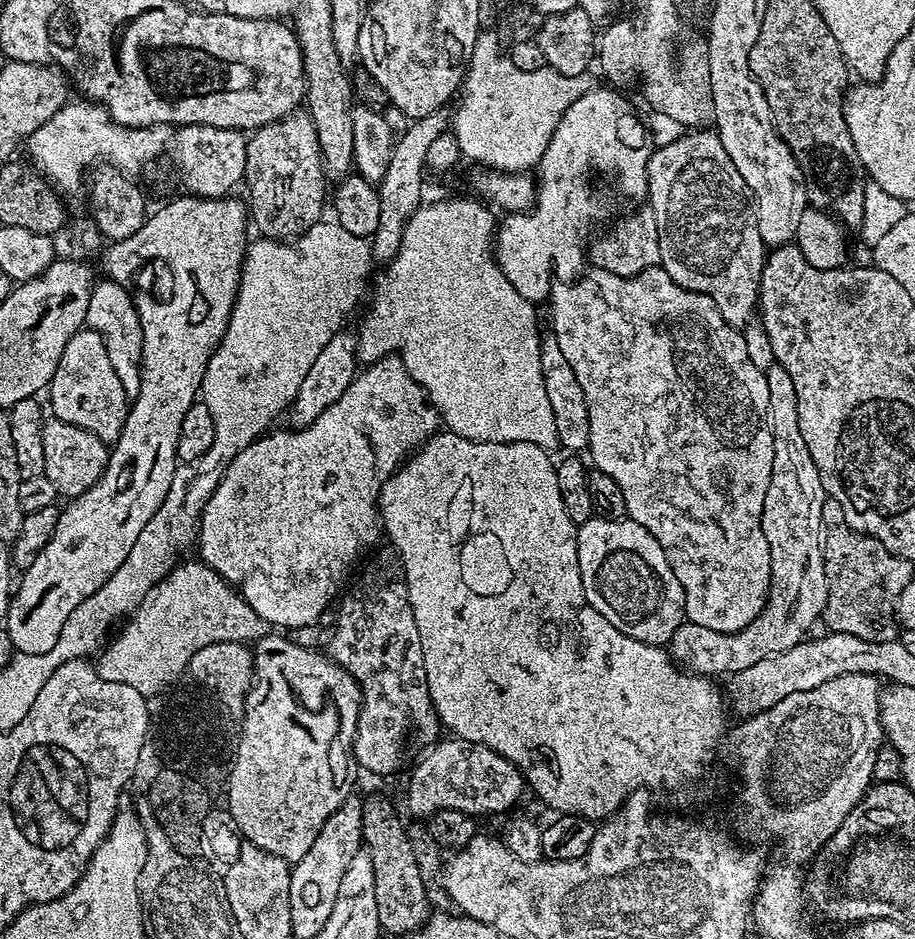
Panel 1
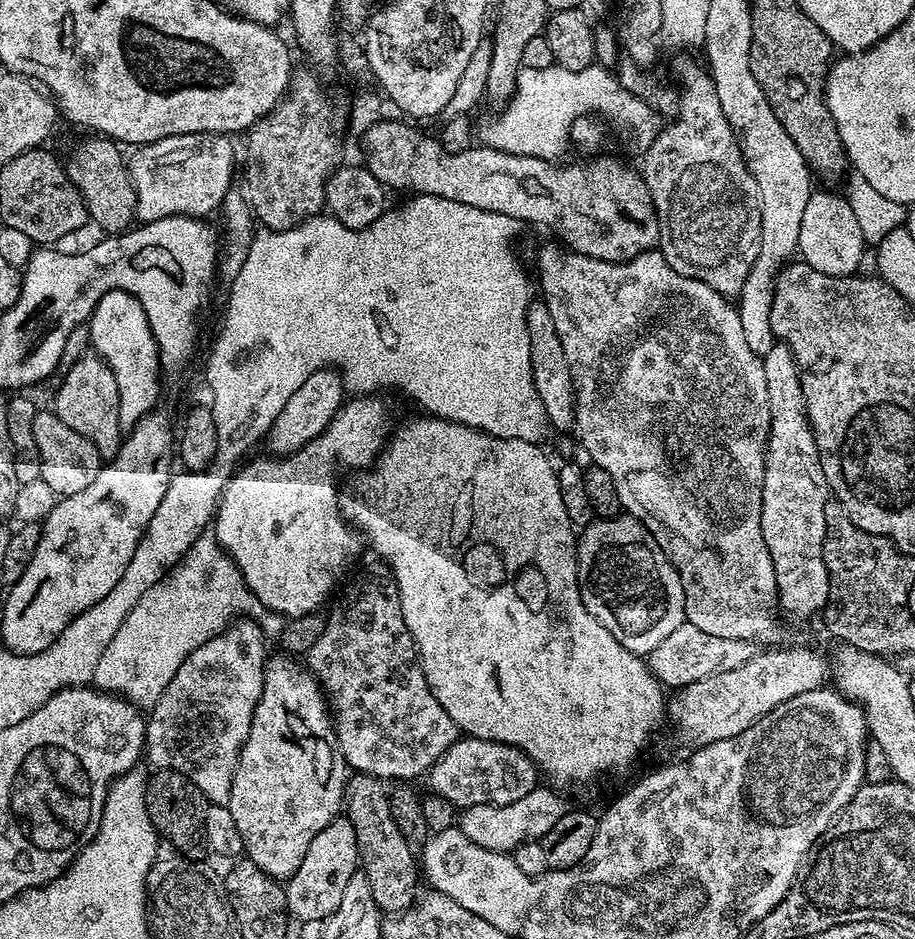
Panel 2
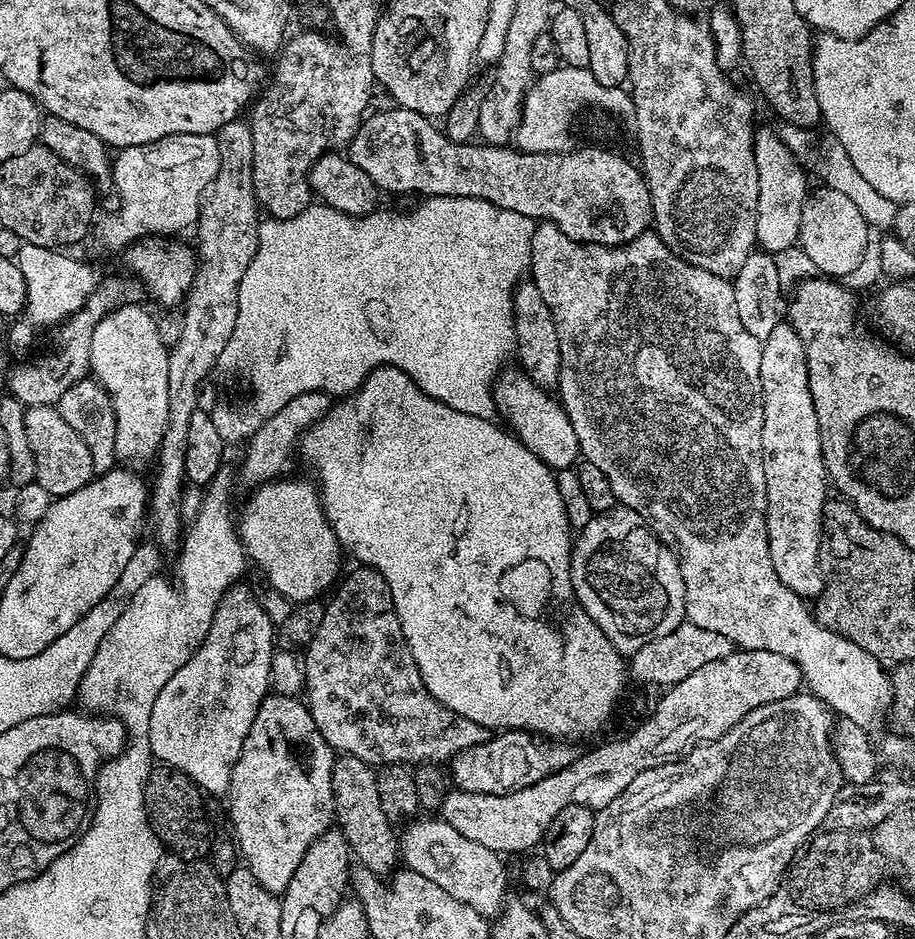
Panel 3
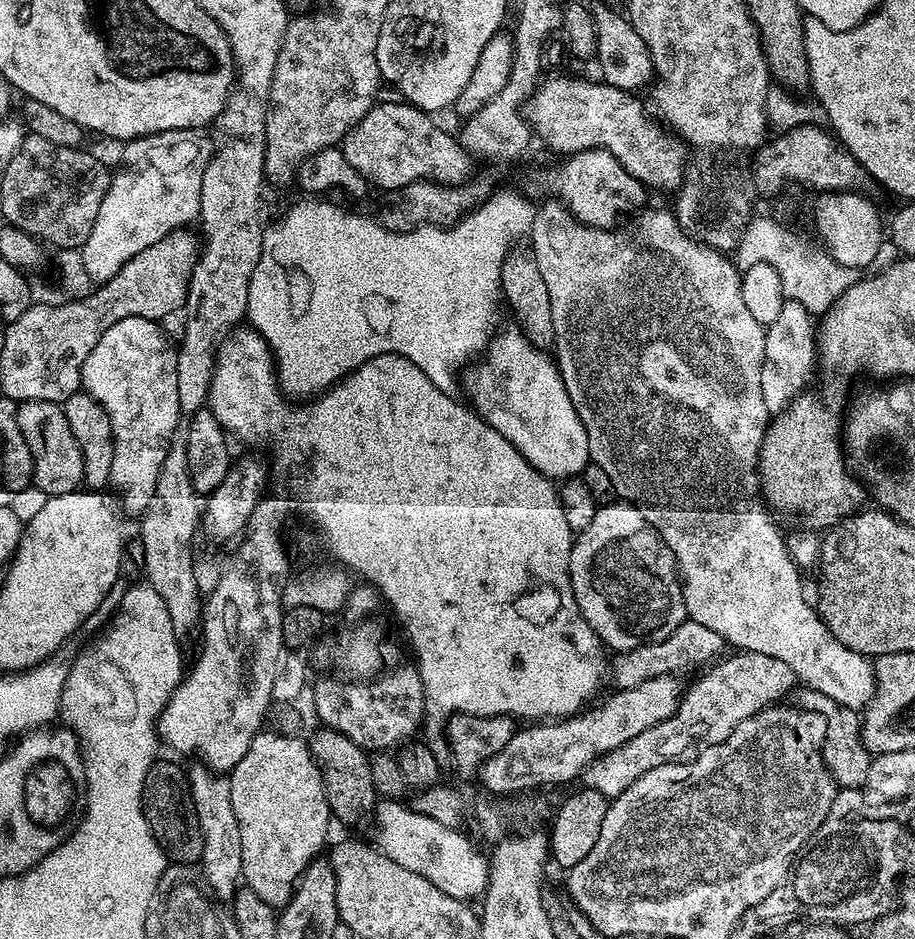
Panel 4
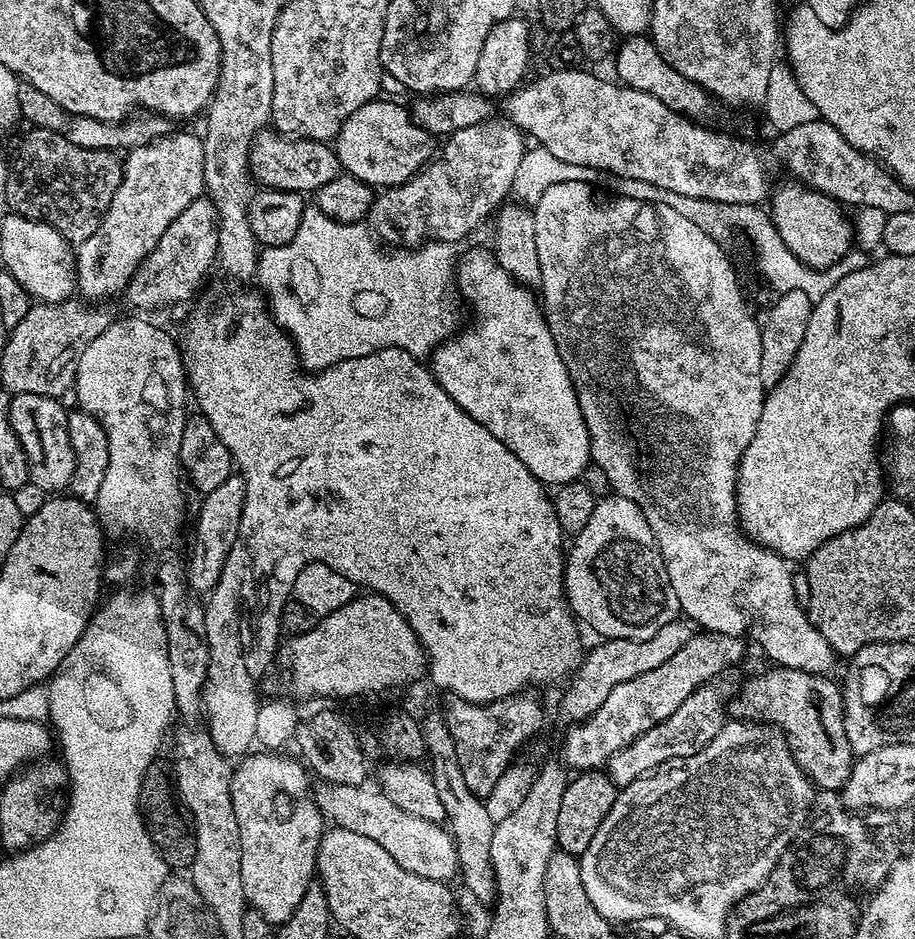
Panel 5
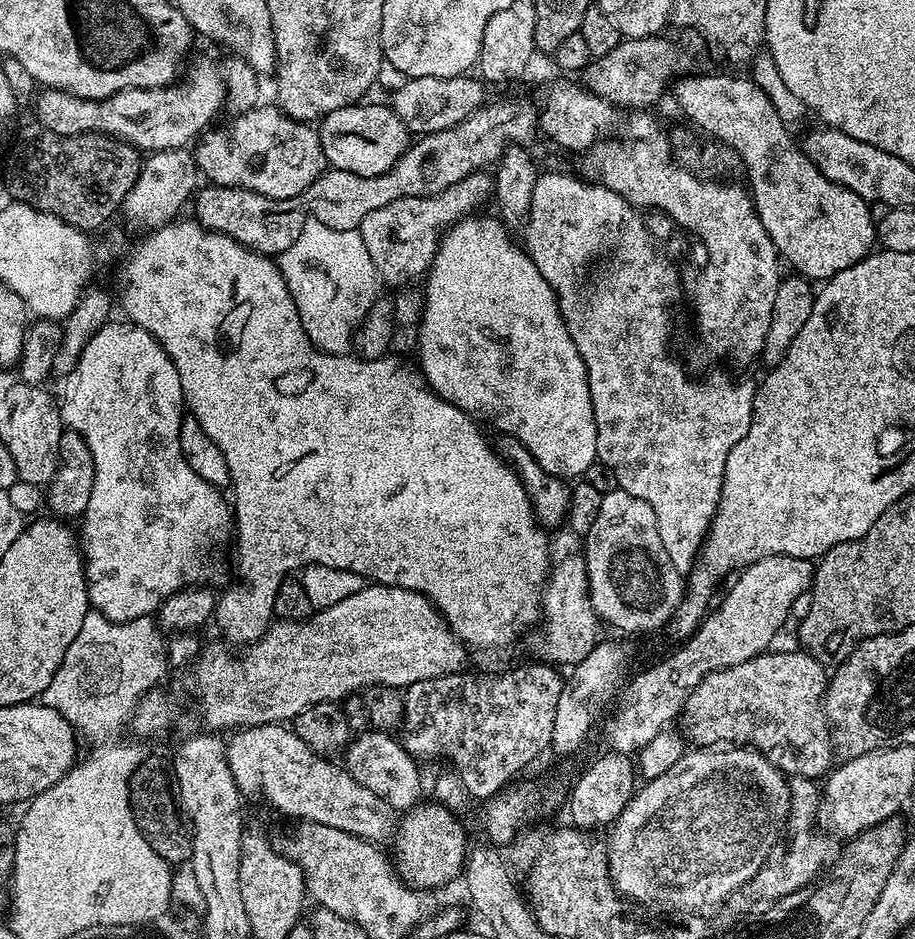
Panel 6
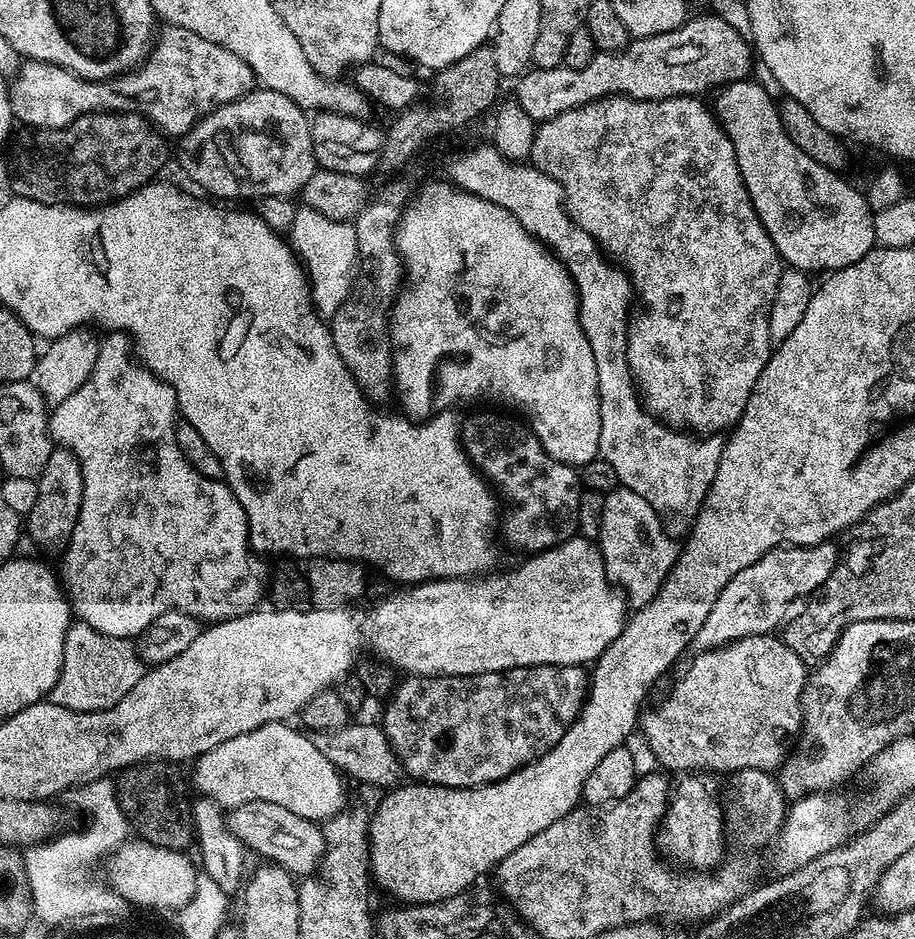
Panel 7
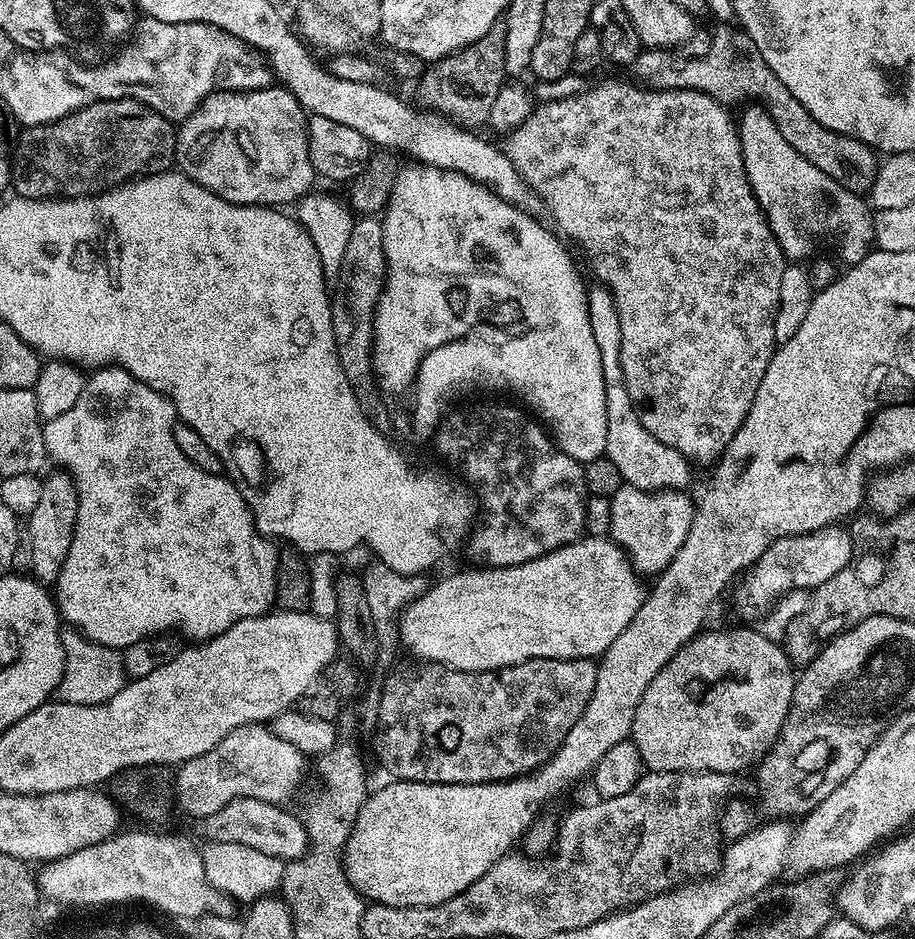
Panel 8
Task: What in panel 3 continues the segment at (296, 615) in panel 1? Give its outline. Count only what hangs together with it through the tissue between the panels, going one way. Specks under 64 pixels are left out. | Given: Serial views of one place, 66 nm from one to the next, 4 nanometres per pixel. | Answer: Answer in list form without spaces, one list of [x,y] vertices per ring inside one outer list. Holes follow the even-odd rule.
[[[288,479],[262,484],[249,495],[240,520],[238,516],[238,535],[247,559],[260,567],[271,591],[291,602],[315,600],[337,583],[342,549],[320,505],[317,485],[311,479]]]

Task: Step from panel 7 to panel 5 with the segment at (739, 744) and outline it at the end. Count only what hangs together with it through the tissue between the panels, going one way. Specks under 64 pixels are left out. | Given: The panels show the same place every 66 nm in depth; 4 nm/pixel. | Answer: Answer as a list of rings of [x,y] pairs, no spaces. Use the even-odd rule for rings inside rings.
[[[772,666],[769,669],[769,672],[764,672],[761,676],[745,682],[744,689],[740,692],[740,712],[742,714],[740,716],[751,718],[756,722],[771,724],[783,732],[793,758],[817,789],[843,789],[844,783],[852,773],[854,753],[844,729],[844,697],[841,685],[831,684],[828,678],[815,672],[781,666]]]

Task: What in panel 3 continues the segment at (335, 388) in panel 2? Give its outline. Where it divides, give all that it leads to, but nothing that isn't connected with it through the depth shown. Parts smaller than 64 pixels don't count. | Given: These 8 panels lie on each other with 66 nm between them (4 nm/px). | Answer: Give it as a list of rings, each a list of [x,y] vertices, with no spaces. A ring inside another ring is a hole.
[[[307,392],[306,394],[298,394],[298,398],[286,402],[286,406],[282,406],[282,410],[278,410],[278,414],[274,414],[266,422],[262,422],[262,426],[258,426],[258,430],[243,445],[244,457],[240,460],[240,476],[238,472],[238,480],[248,487],[248,490],[255,490],[262,484],[267,484],[277,478],[285,475],[284,467],[288,464],[292,452],[297,451],[300,443],[300,436],[314,422],[321,420],[328,412],[330,407],[330,397],[327,392]]]

